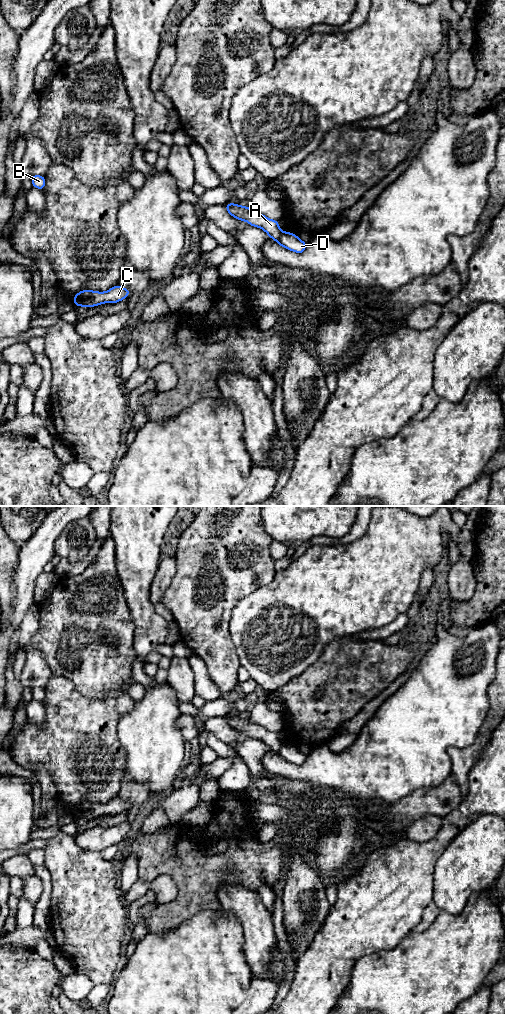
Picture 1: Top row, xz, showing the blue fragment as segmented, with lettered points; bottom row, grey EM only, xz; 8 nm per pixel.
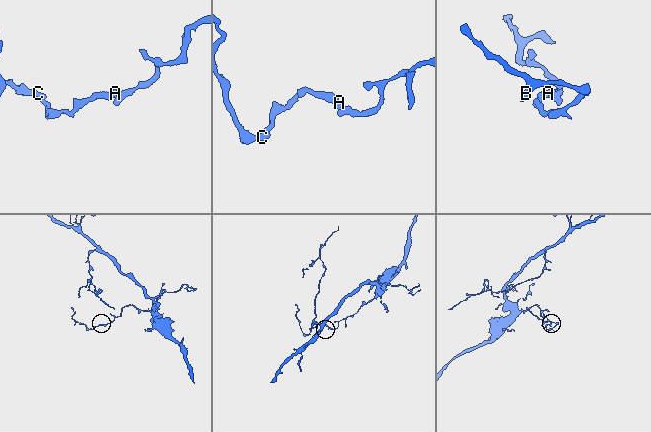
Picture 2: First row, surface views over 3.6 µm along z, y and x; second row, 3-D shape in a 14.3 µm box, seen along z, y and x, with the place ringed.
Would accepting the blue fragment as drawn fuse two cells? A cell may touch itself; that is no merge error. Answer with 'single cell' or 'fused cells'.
fused cells

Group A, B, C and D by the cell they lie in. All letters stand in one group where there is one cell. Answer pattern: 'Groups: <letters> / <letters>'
Groups: A B C / D

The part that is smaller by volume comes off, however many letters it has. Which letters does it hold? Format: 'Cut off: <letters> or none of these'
Cut off: A, B, C

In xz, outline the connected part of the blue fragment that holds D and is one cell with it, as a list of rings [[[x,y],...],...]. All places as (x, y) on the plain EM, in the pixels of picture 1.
[[[283,744],[280,750],[276,753],[280,758],[299,766],[303,765],[307,759],[307,755],[300,752],[297,747],[290,744]]]

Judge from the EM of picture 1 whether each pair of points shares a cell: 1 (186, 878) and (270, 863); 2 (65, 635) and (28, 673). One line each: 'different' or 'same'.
1: same
2: different

